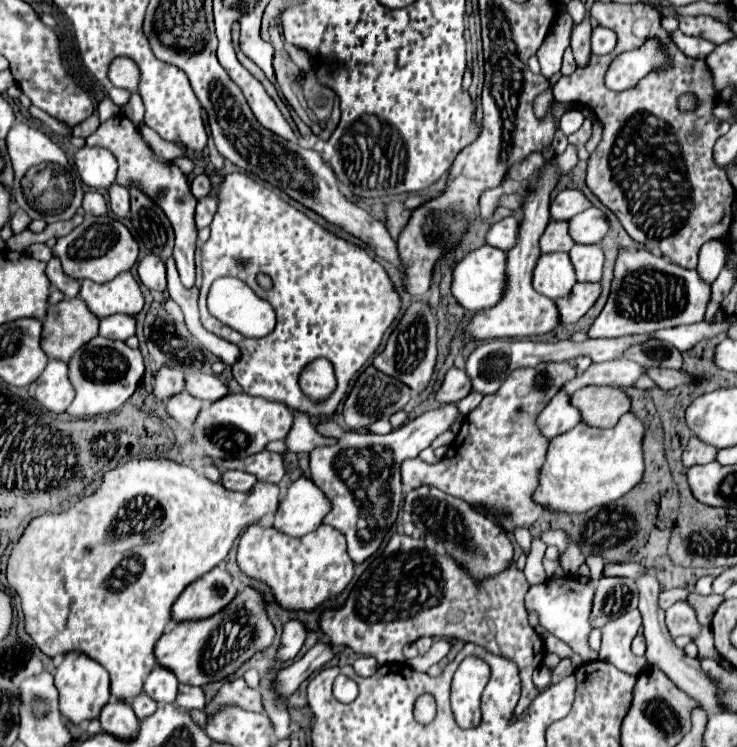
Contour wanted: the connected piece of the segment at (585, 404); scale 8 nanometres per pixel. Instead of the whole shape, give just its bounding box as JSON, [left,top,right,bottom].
[570,386,630,428]

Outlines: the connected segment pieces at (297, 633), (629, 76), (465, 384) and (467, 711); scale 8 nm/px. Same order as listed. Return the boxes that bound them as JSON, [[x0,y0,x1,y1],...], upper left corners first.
[[278,618,308,662],[608,40,666,90],[436,368,472,404],[450,656,490,728]]

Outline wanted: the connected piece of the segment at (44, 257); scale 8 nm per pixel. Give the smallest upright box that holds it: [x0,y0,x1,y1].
[28,244,52,262]

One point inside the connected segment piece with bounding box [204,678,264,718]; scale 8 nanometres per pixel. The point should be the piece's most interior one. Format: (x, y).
(236, 692)

